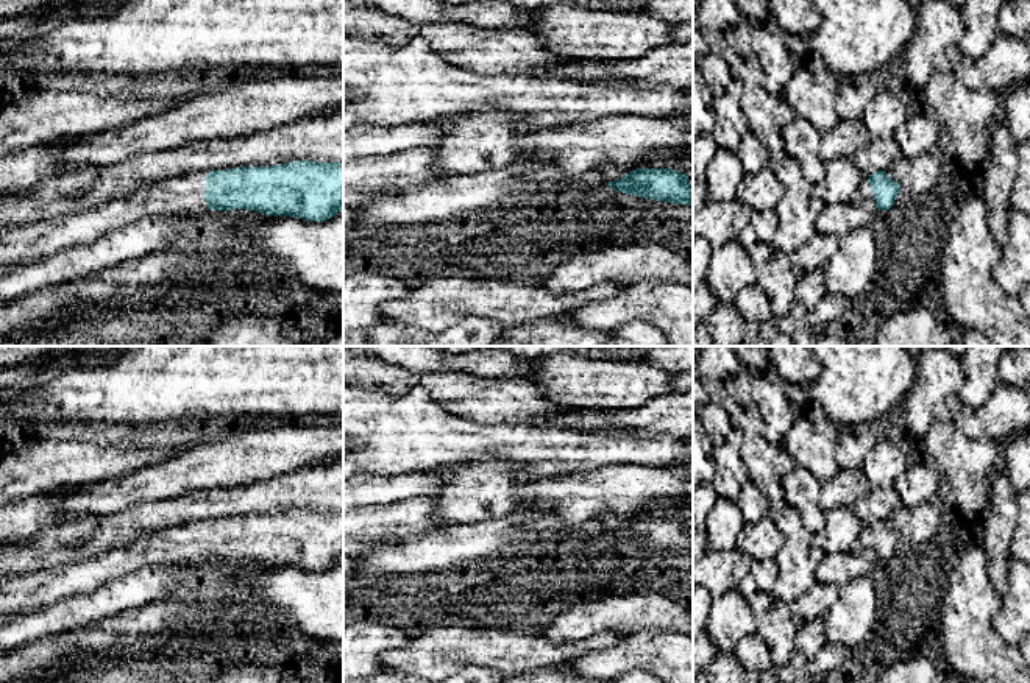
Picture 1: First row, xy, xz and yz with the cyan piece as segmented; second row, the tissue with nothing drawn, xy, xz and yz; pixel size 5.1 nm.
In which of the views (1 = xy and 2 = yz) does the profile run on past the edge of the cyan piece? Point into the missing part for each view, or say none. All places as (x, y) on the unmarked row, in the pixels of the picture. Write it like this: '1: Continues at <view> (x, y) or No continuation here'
1: Continues at xy (31, 590)
2: Continues at yz (863, 543)

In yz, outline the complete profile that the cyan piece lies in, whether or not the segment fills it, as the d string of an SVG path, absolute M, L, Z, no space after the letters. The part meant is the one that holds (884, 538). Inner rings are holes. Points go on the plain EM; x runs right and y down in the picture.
M879 519L869 526L863 526L861 533L852 546L852 554L860 554L865 550L874 550L877 560L888 560L900 536L894 532L886 521Z

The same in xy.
M293 510L169 527L126 549L5 579L0 613L91 593L144 568L231 558L326 571L343 560L343 511Z

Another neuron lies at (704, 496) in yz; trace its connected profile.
M712 483L693 485L693 566L709 549L707 515L718 497Z

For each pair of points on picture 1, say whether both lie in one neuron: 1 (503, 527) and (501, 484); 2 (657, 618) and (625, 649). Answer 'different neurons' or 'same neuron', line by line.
1: different neurons
2: different neurons

